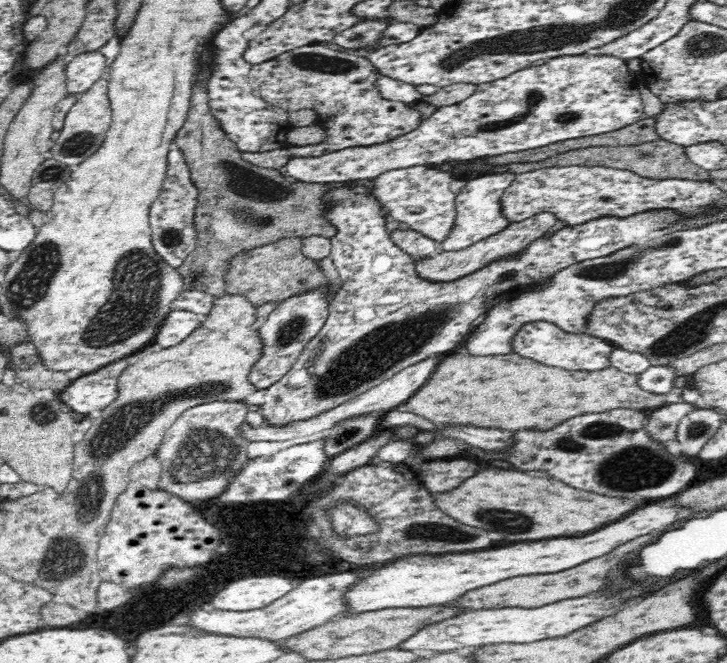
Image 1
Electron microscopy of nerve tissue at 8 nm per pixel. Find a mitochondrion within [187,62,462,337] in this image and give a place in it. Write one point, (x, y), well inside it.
(251, 193)

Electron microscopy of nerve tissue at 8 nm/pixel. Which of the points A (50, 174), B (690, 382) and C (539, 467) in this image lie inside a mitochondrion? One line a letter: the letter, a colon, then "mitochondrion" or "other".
A: mitochondrion
B: other
C: other

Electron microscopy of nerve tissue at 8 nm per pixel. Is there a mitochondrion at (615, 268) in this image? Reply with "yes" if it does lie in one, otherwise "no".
yes

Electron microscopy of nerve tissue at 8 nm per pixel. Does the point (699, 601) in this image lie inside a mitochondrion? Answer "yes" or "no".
no

